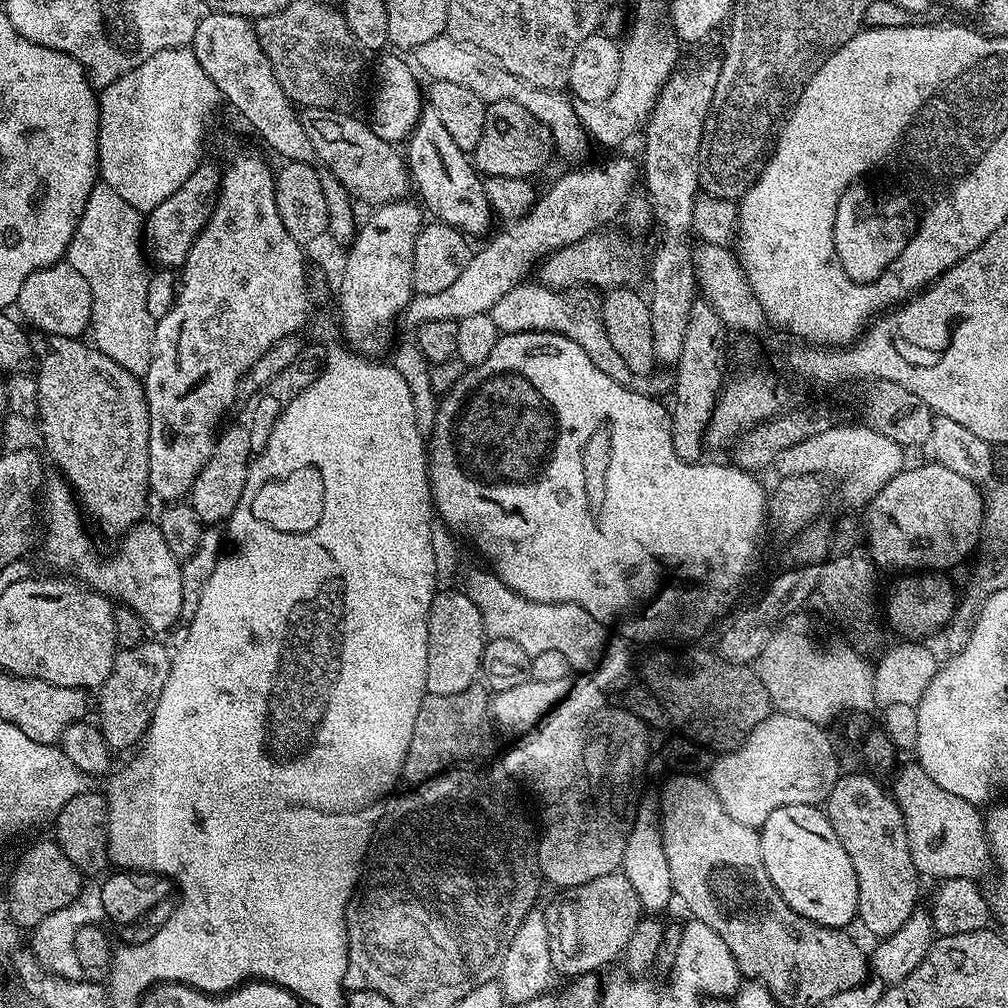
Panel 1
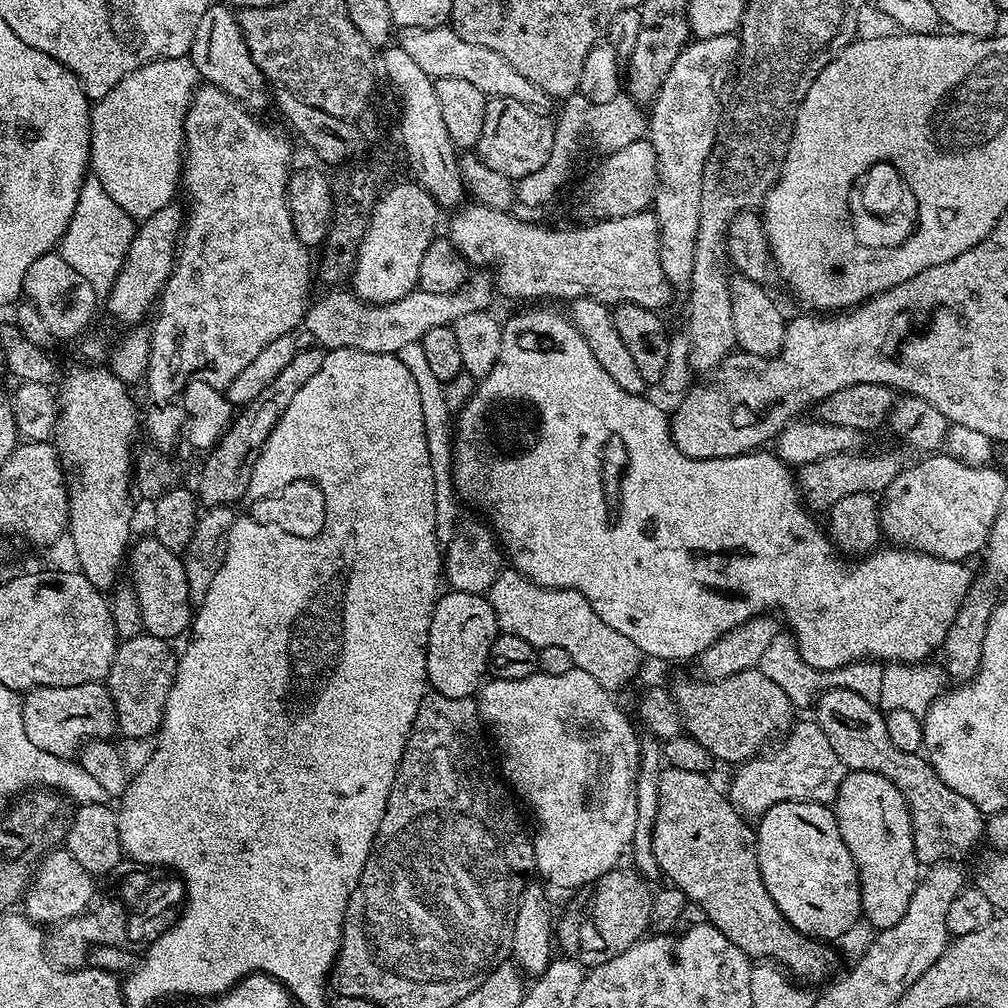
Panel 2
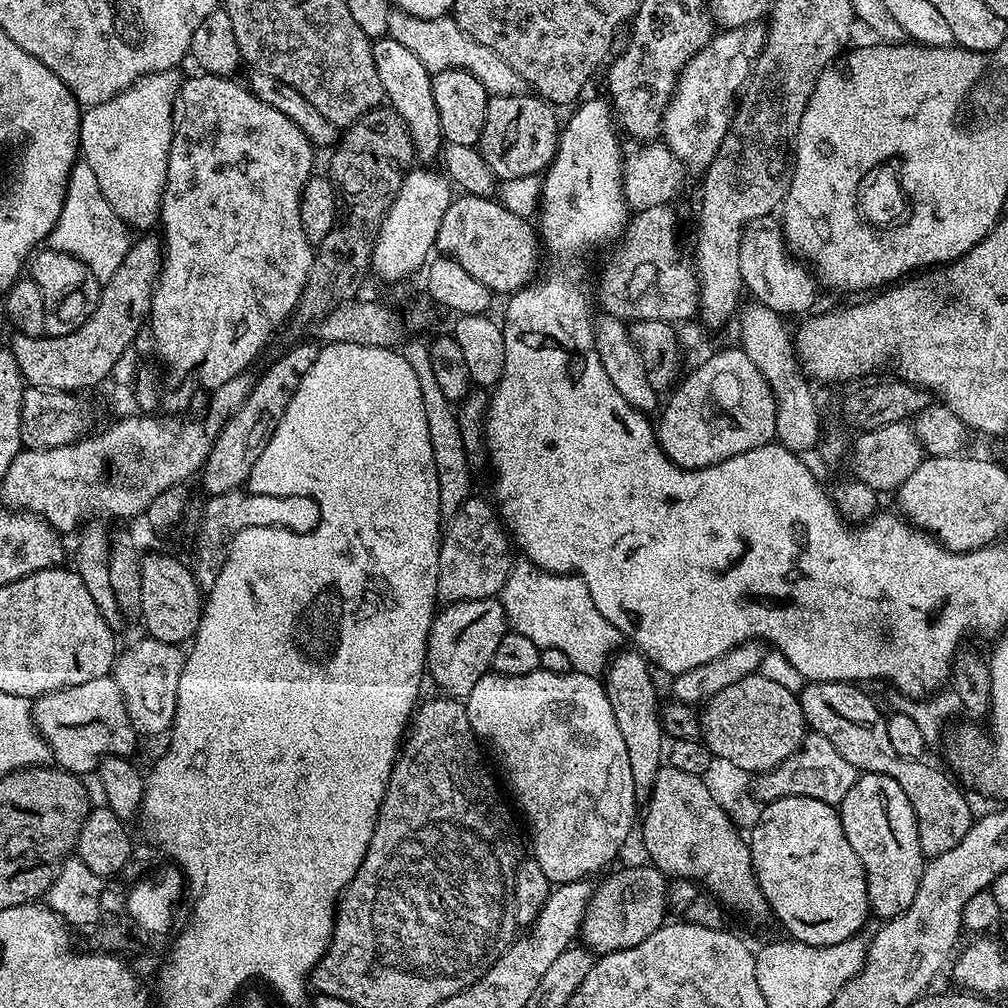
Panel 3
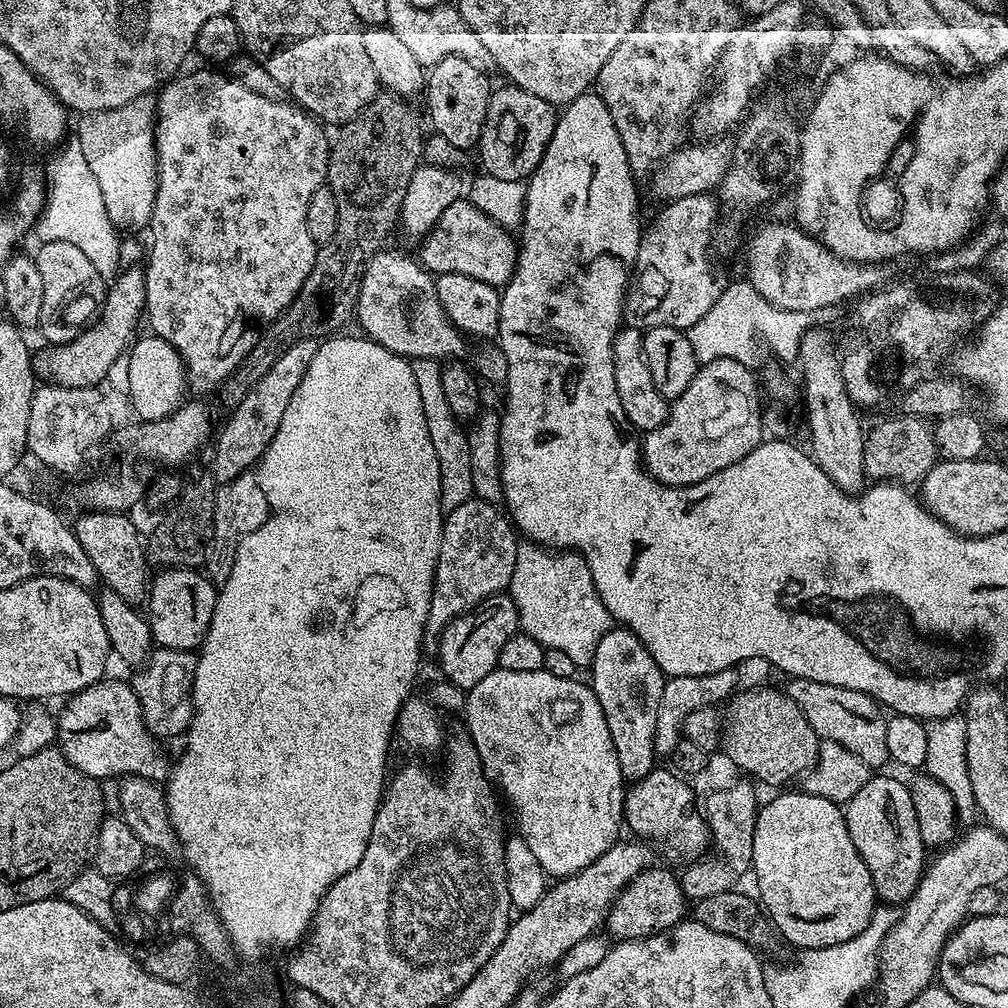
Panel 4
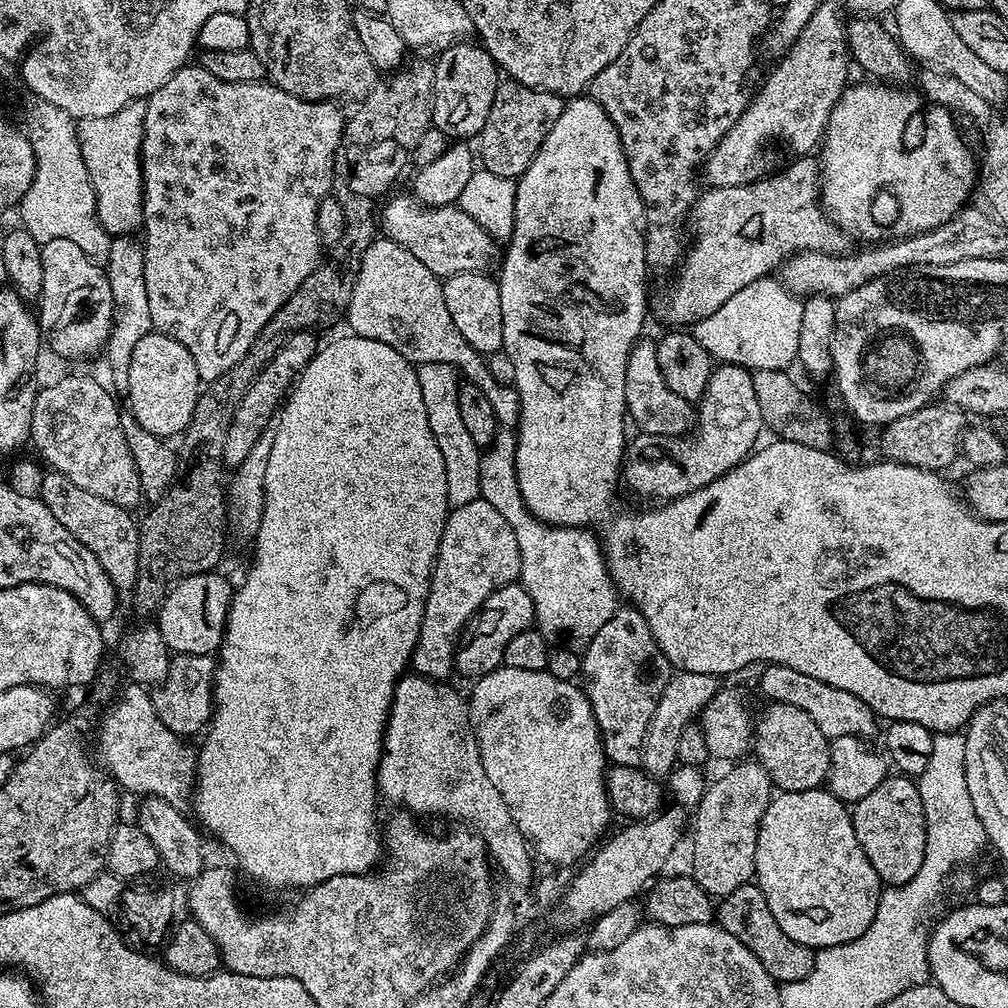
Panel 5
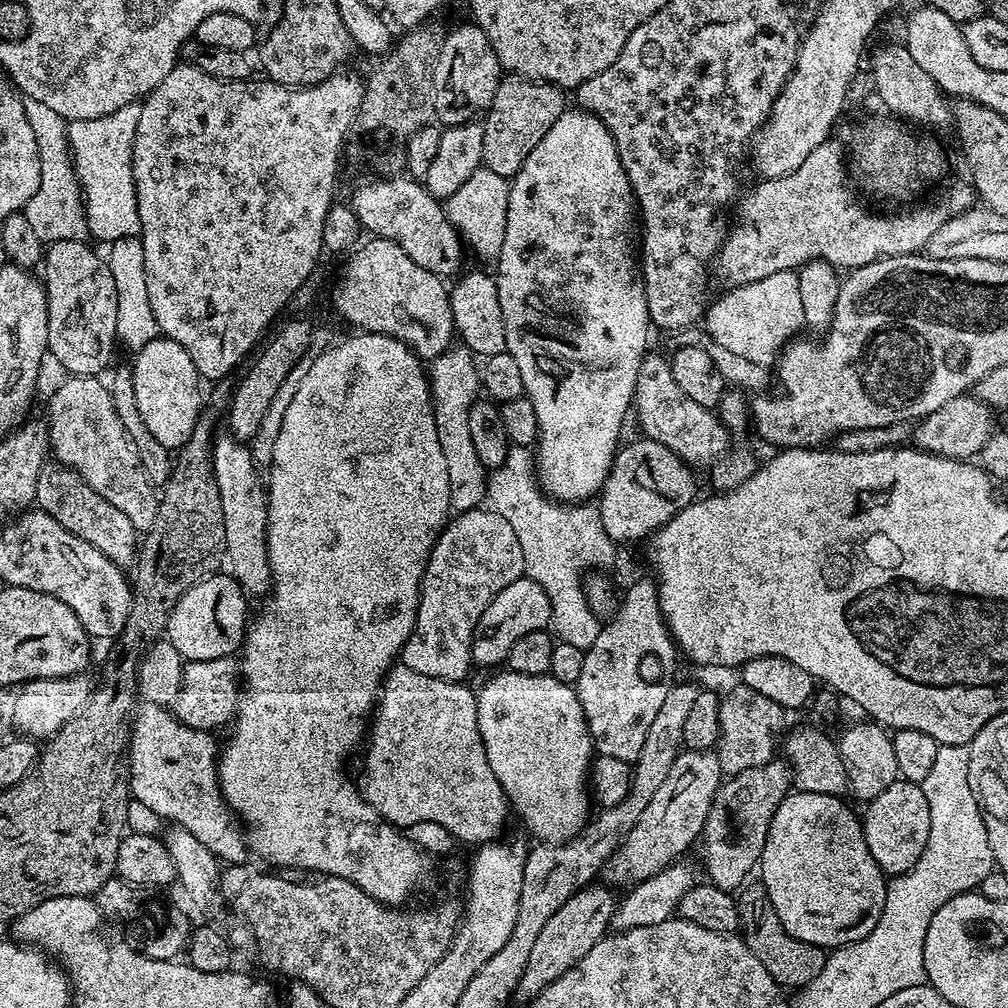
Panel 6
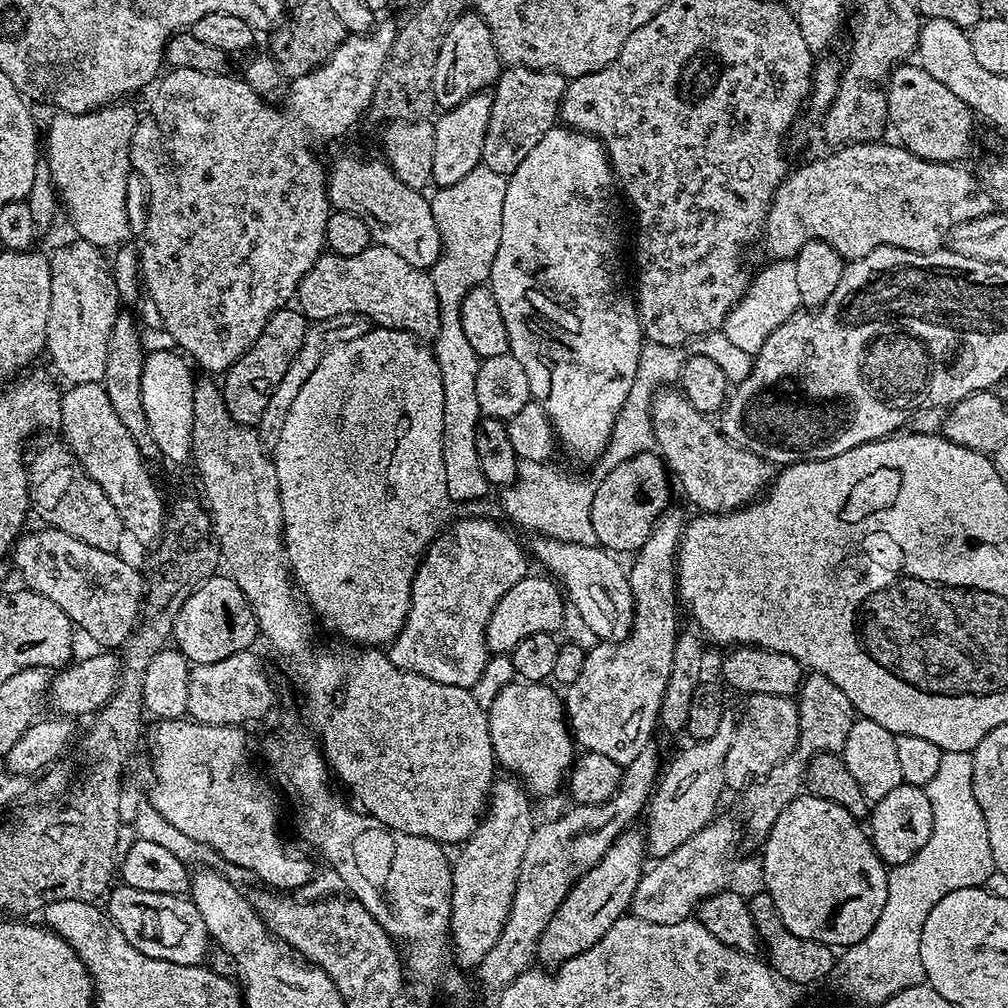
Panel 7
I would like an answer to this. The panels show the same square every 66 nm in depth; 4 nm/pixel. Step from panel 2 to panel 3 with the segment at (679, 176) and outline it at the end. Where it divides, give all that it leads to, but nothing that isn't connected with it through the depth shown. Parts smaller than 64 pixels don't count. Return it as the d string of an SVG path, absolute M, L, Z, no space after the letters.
M756 24L717 31L712 41L698 50L698 54L694 54L694 58L690 58L680 72L676 88L666 106L662 140L684 163L689 173L703 173L710 166L714 154L718 154L722 138L726 138L732 125L738 93L749 79L756 57L764 49L765 35L765 29Z

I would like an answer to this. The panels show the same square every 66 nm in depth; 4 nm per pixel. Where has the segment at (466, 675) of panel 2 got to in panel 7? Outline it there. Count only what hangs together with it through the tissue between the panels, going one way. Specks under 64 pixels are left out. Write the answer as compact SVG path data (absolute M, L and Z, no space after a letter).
M524 576L514 586L510 586L510 590L506 590L506 594L498 602L498 606L494 606L494 614L490 614L490 622L484 635L489 653L508 654L514 646L518 646L518 642L522 642L522 638L530 638L530 634L556 634L563 629L565 593L555 579L544 576Z

